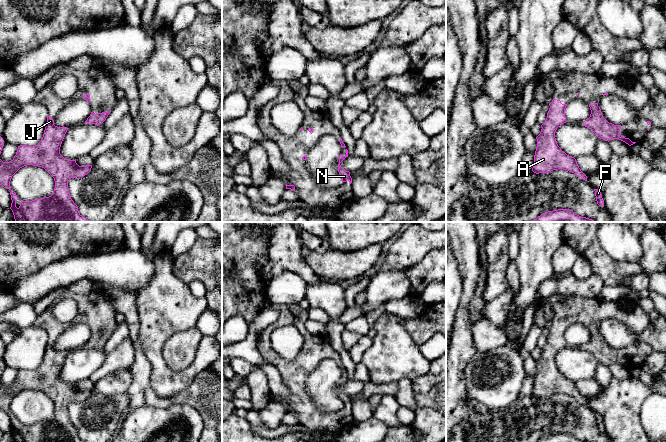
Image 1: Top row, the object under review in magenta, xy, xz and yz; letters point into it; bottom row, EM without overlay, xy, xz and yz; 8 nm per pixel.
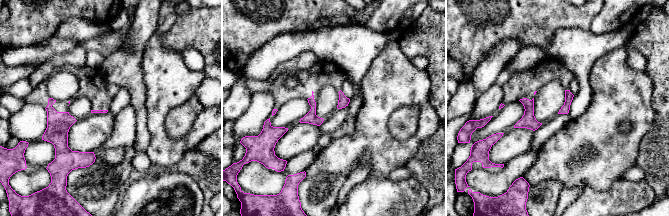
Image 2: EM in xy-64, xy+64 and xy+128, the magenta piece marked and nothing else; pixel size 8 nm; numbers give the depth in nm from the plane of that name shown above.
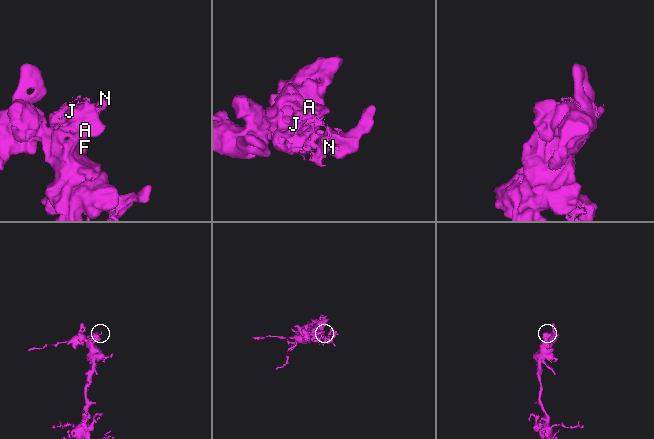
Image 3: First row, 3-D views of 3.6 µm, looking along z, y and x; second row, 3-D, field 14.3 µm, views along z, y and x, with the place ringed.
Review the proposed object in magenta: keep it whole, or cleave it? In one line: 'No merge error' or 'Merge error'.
No merge error

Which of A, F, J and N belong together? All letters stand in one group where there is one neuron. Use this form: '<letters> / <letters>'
A F J N

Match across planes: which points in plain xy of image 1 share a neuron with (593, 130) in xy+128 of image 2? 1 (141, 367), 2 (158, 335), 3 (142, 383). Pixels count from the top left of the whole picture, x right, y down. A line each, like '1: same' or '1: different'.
1: different
2: same
3: different

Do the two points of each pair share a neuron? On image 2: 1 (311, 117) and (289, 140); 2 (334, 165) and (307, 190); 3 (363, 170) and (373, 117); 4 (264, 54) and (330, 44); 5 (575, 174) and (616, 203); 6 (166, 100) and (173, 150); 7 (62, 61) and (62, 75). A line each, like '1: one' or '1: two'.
1: two
2: two
3: two
4: one
5: two
6: one
7: two

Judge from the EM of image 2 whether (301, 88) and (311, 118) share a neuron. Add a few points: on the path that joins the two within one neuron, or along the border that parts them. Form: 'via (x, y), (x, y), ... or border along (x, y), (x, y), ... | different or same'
via (308, 95), (312, 99), (312, 111) | same

